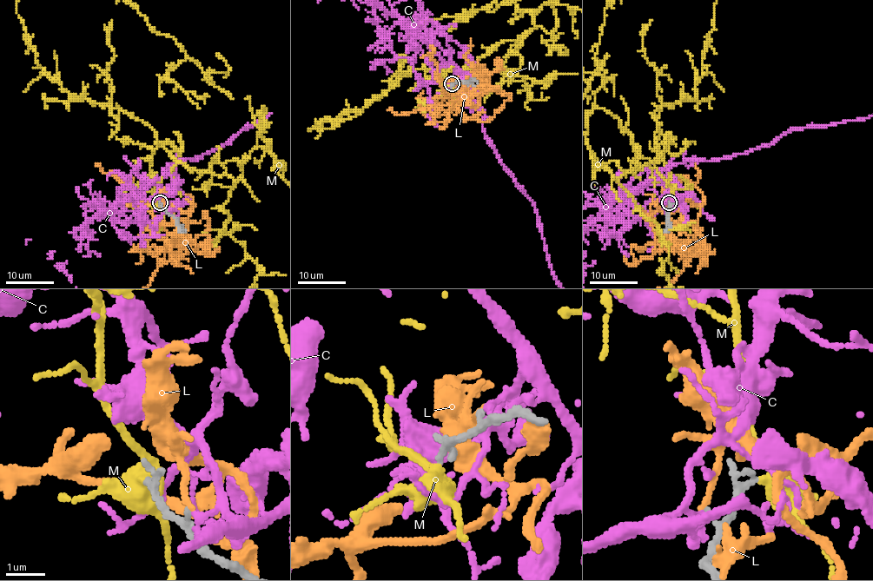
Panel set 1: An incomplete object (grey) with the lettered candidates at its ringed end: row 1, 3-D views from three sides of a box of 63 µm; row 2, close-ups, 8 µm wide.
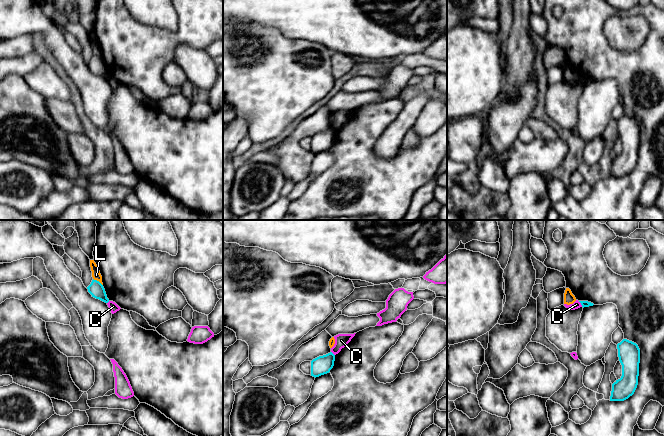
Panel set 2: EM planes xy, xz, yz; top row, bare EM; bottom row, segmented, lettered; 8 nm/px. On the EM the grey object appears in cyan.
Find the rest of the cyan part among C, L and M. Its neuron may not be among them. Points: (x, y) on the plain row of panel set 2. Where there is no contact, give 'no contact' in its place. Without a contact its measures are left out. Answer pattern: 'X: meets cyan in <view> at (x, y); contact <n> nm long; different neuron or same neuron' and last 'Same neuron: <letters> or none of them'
C: meets cyan in yz at (581, 80); contact 60 nm long; different neuron
L: meets cyan in xy at (98, 57); contact 100 nm long; different neuron
M: no contact; different neuron
Same neuron: none of them

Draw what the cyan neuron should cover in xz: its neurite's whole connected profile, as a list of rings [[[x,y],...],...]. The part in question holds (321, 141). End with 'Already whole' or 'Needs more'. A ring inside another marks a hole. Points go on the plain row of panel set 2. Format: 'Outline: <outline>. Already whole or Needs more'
Outline: [[[330,128],[311,137],[311,152],[319,153],[327,150],[334,142],[335,131]]]. Already whole

